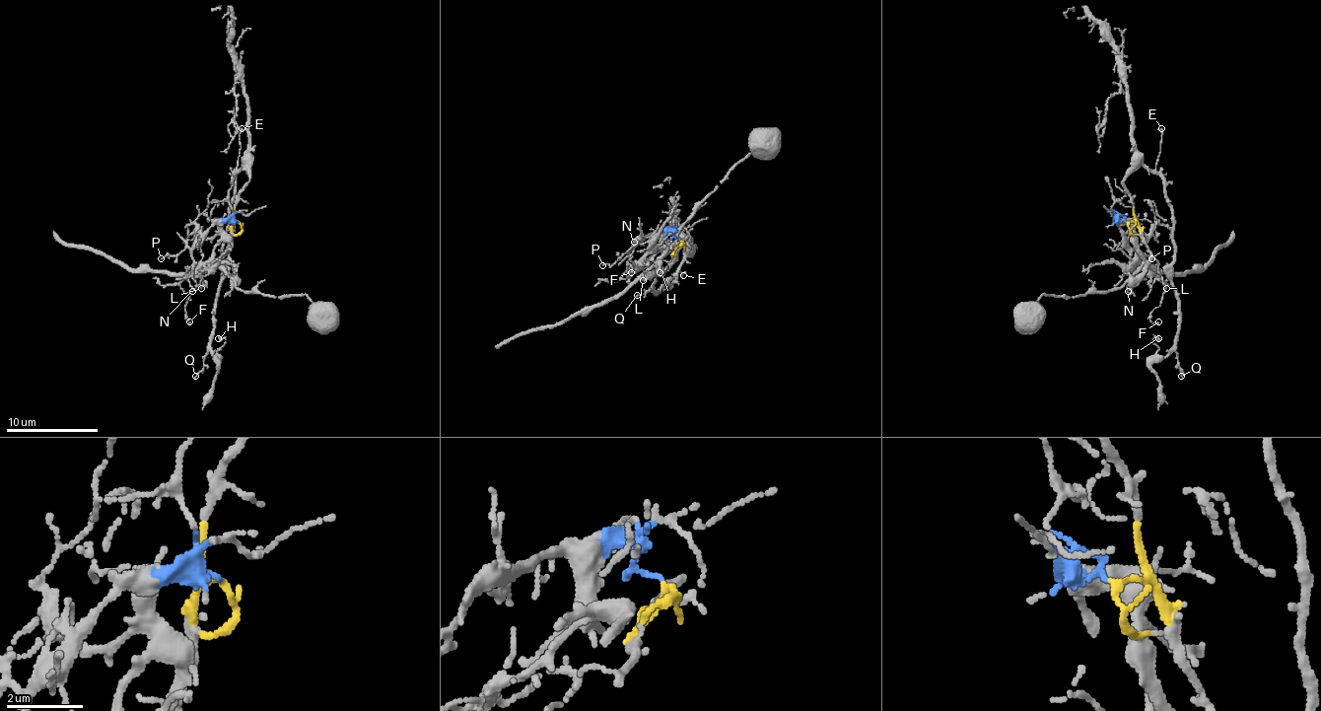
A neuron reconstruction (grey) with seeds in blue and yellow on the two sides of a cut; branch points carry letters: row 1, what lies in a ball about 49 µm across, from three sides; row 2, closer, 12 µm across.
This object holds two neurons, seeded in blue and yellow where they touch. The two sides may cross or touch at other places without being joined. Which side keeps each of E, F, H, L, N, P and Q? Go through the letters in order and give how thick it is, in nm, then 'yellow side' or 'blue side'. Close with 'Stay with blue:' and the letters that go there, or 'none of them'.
E: 120 nm thick; yellow side
F: 90 nm thick; blue side
H: 180 nm thick; yellow side
L: 130 nm thick; blue side
N: 130 nm thick; blue side
P: 80 nm thick; blue side
Q: 70 nm thick; yellow side
Stay with blue: F, L, N, P

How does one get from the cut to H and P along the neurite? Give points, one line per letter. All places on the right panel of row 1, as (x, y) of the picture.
H: (1126, 222), (1138, 227), (1177, 298), (1177, 344), (1160, 356), (1153, 342), (1158, 337)
P: (1124, 220), (1117, 222), (1117, 227), (1131, 248), (1151, 254), (1151, 259)

